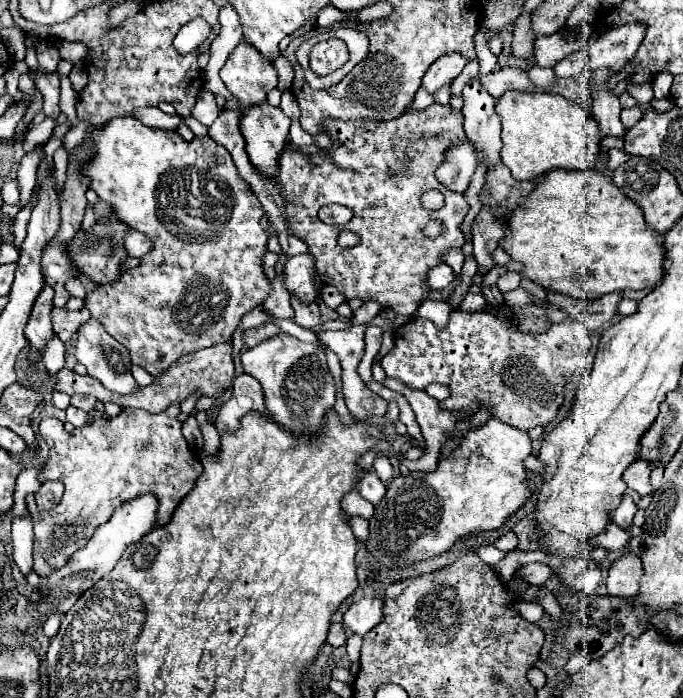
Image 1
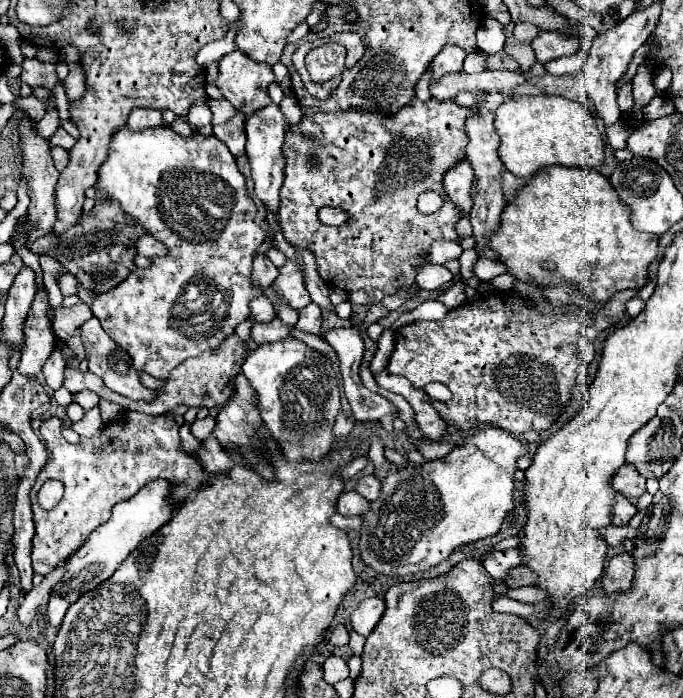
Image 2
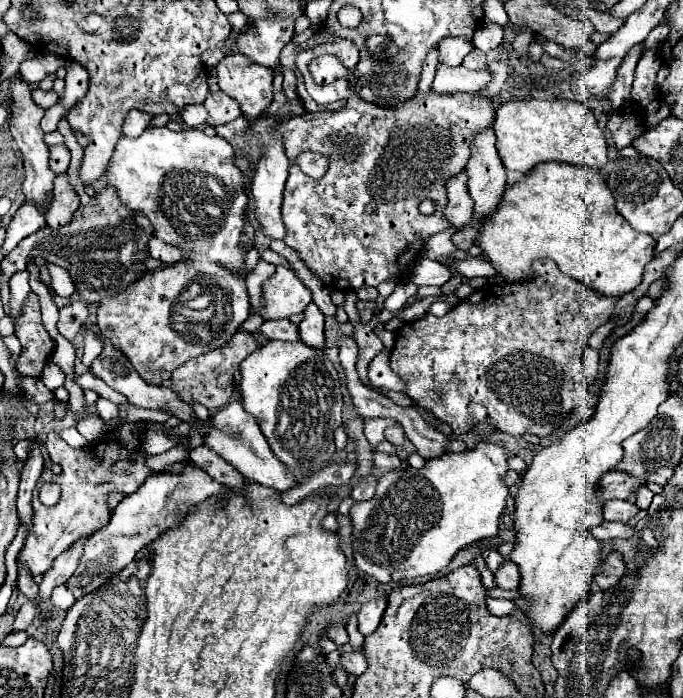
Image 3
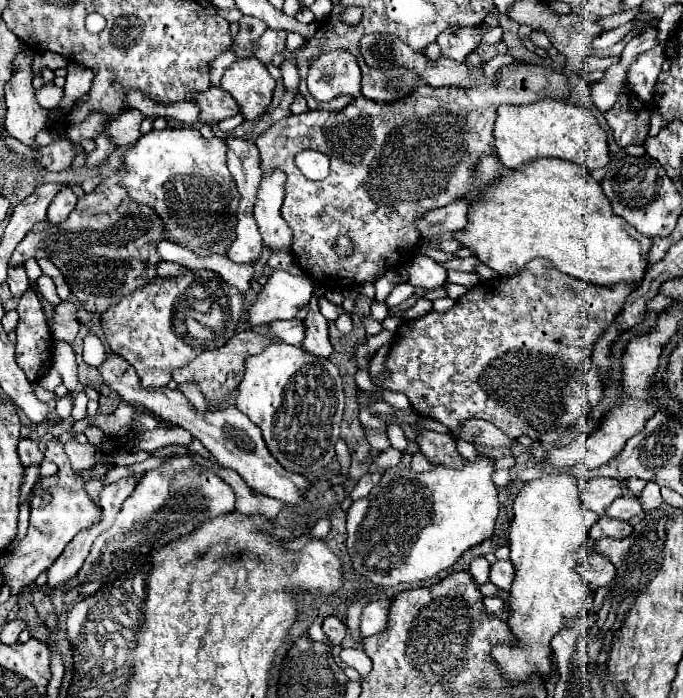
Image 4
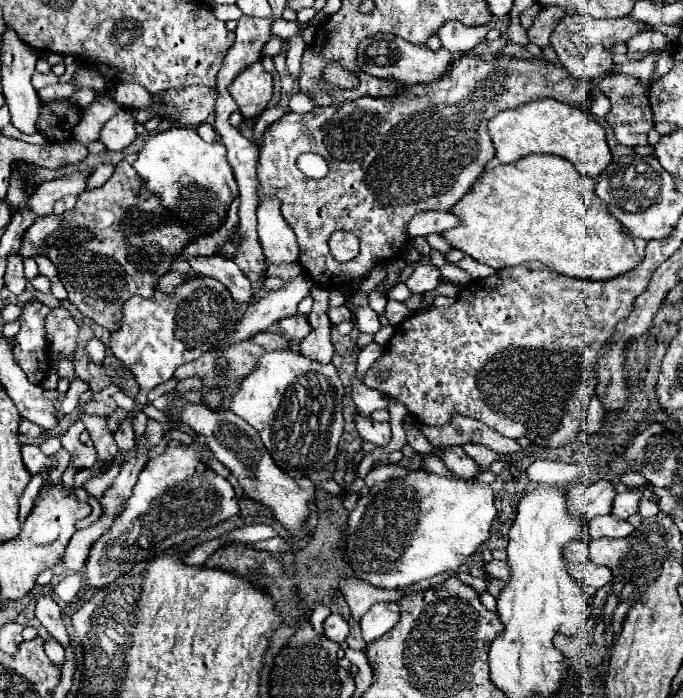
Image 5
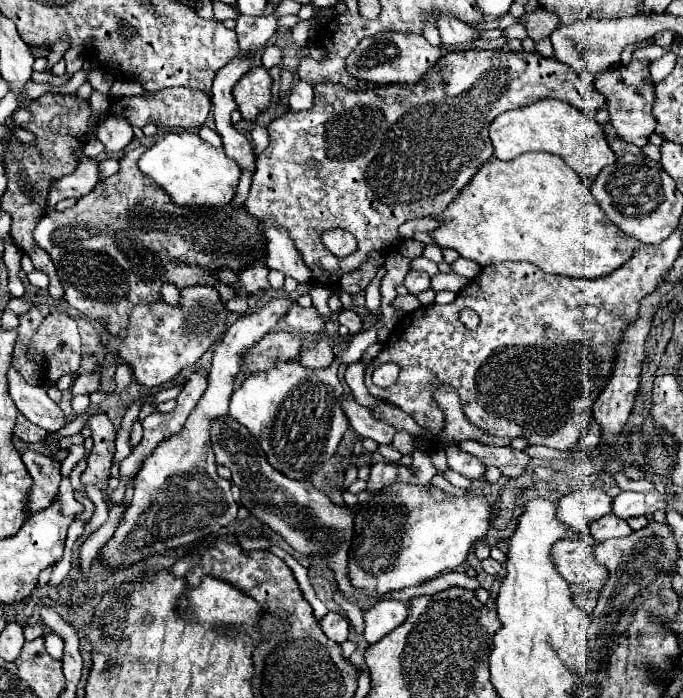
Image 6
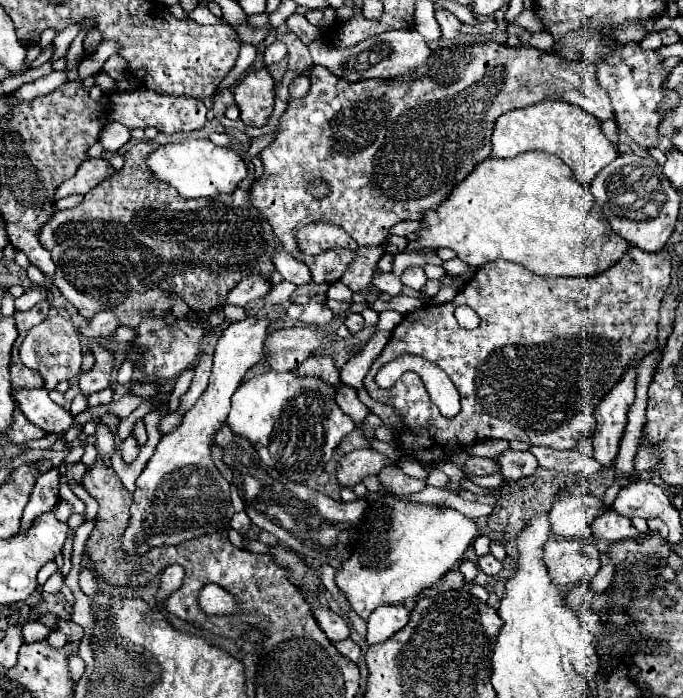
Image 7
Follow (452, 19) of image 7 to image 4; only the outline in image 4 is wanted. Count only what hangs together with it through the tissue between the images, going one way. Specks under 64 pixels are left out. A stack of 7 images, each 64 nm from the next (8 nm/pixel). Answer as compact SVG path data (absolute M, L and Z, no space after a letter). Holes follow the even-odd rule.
M495 9L489 14L489 20L486 20L484 24L480 24L480 26L476 26L476 28L454 28L454 26L450 26L448 30L444 30L436 38L436 42L440 44L442 54L456 60L456 62L464 62L466 56L472 50L478 48L484 30L498 26L499 16L500 13Z

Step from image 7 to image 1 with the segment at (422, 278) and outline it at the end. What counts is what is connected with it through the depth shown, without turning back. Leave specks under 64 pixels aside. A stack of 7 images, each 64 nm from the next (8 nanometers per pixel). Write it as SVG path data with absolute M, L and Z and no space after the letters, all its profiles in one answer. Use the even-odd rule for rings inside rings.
M438 264L430 268L430 272L426 274L426 284L430 290L440 290L442 286L448 286L452 280L454 280L454 274L450 272L450 266L446 264Z

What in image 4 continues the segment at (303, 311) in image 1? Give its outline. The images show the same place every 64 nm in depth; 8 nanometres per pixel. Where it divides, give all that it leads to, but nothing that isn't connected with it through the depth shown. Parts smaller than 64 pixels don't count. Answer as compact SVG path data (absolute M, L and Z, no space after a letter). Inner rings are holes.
M318 292L312 294L310 312L304 320L304 326L306 326L306 338L302 340L304 352L318 358L328 358L332 354L332 344L328 340L328 320L320 314L318 308Z

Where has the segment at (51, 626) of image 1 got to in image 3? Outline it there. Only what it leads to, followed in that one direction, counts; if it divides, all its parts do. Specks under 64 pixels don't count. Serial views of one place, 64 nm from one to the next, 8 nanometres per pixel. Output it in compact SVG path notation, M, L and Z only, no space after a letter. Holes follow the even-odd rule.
M58 586L54 592L52 592L52 604L58 608L58 610L68 610L68 606L72 606L76 602L74 594L66 588L66 586Z

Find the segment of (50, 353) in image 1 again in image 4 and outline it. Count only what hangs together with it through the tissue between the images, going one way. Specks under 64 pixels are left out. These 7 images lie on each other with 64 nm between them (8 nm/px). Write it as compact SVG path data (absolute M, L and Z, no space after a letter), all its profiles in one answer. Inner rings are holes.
M50 368L48 370L48 374L38 382L42 388L46 388L46 390L54 390L58 384L62 384L62 378L60 378L60 374L54 370L54 368Z

